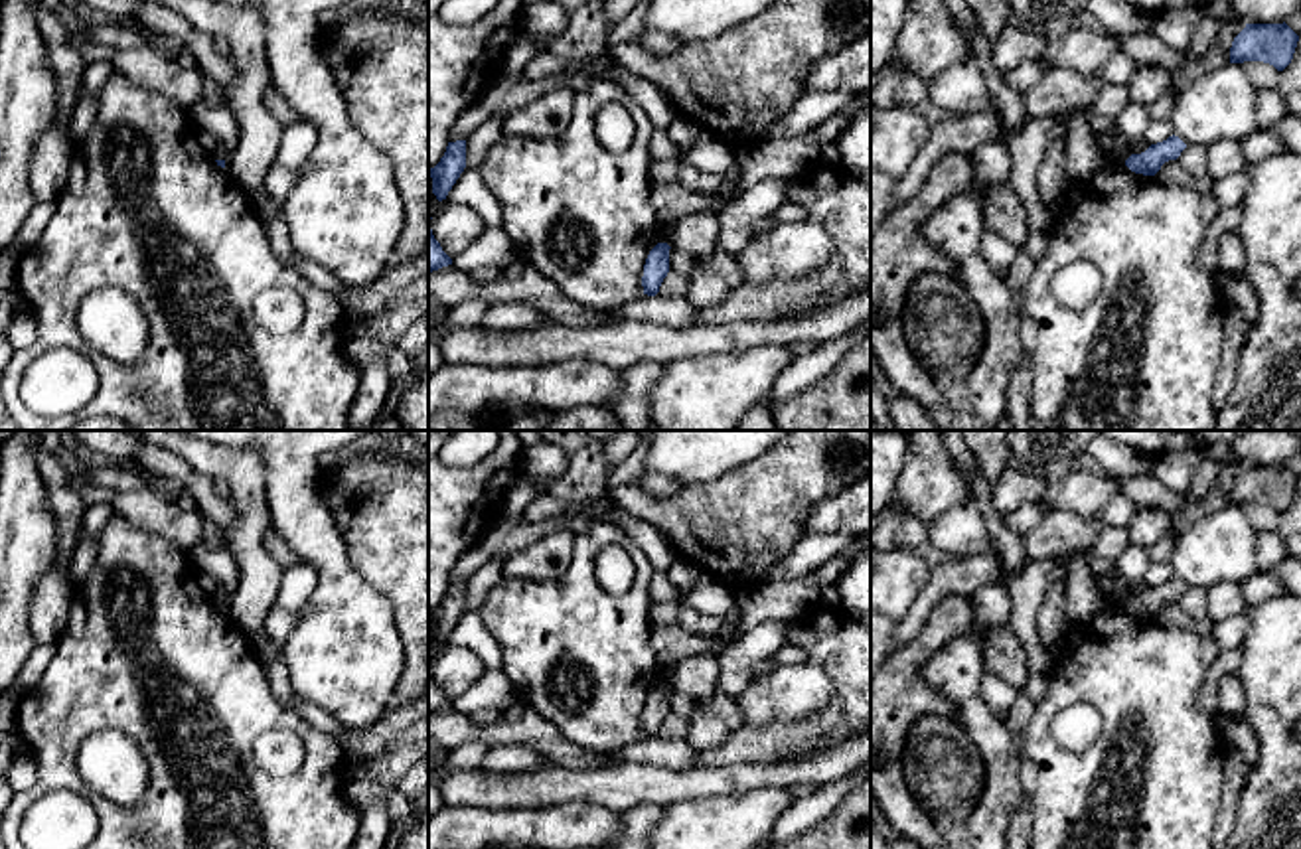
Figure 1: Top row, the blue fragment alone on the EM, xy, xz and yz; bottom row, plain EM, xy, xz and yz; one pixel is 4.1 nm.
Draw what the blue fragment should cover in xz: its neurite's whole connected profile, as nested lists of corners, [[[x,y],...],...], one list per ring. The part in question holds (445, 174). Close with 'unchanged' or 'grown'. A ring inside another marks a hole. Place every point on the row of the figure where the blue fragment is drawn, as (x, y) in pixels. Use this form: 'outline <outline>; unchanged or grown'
outline [[[466,140],[448,142],[440,162],[428,170],[432,178],[432,193],[438,201],[446,199],[448,192],[466,168]]]; unchanged

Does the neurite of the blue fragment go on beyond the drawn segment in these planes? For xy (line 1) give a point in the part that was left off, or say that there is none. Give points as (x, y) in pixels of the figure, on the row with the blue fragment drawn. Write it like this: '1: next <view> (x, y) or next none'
1: next none

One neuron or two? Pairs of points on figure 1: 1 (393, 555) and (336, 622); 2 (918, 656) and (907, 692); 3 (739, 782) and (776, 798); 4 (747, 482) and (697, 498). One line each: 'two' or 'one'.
1: two
2: one
3: two
4: one

